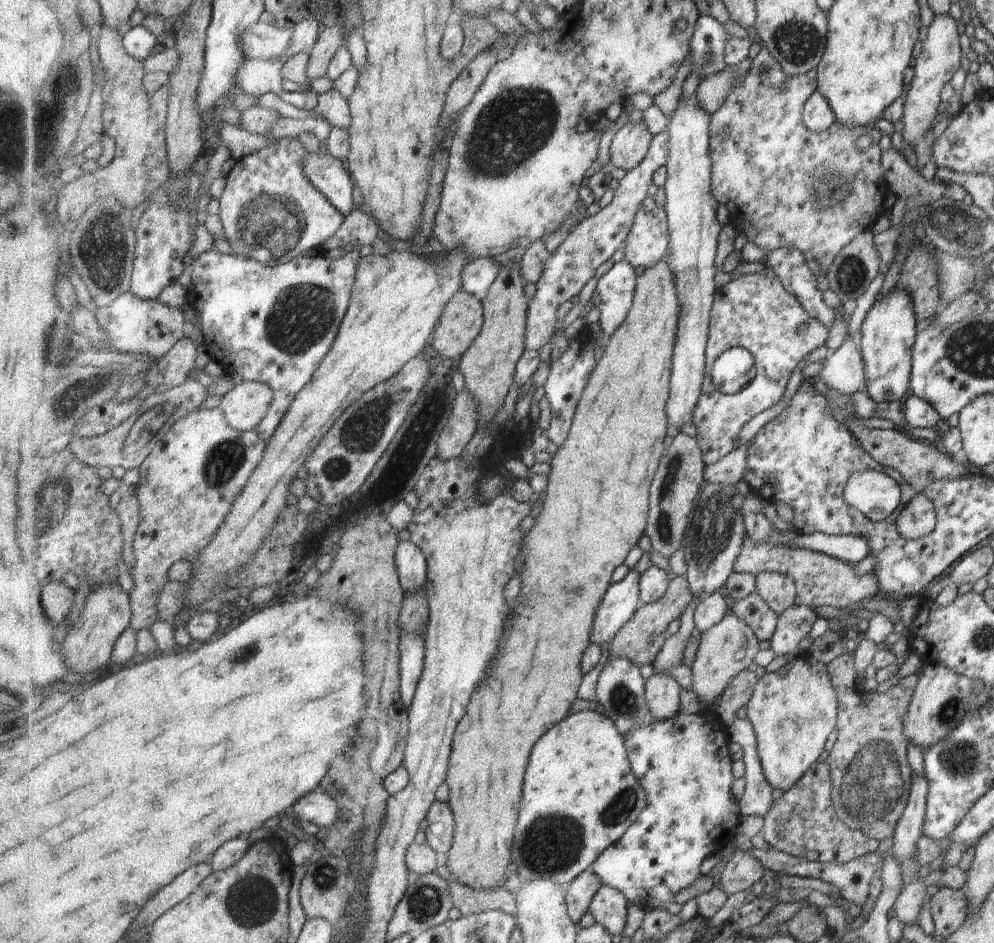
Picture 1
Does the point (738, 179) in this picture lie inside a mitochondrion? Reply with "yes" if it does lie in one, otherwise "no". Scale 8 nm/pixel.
no

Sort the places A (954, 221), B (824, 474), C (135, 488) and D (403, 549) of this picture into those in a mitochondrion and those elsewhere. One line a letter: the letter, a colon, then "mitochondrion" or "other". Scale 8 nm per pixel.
A: mitochondrion
B: mitochondrion
C: other
D: other

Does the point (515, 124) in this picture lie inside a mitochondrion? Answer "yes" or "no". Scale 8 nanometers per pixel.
yes

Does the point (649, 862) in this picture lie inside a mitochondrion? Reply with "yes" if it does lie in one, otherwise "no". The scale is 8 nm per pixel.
no

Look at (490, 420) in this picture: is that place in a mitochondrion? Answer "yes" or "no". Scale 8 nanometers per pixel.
no

